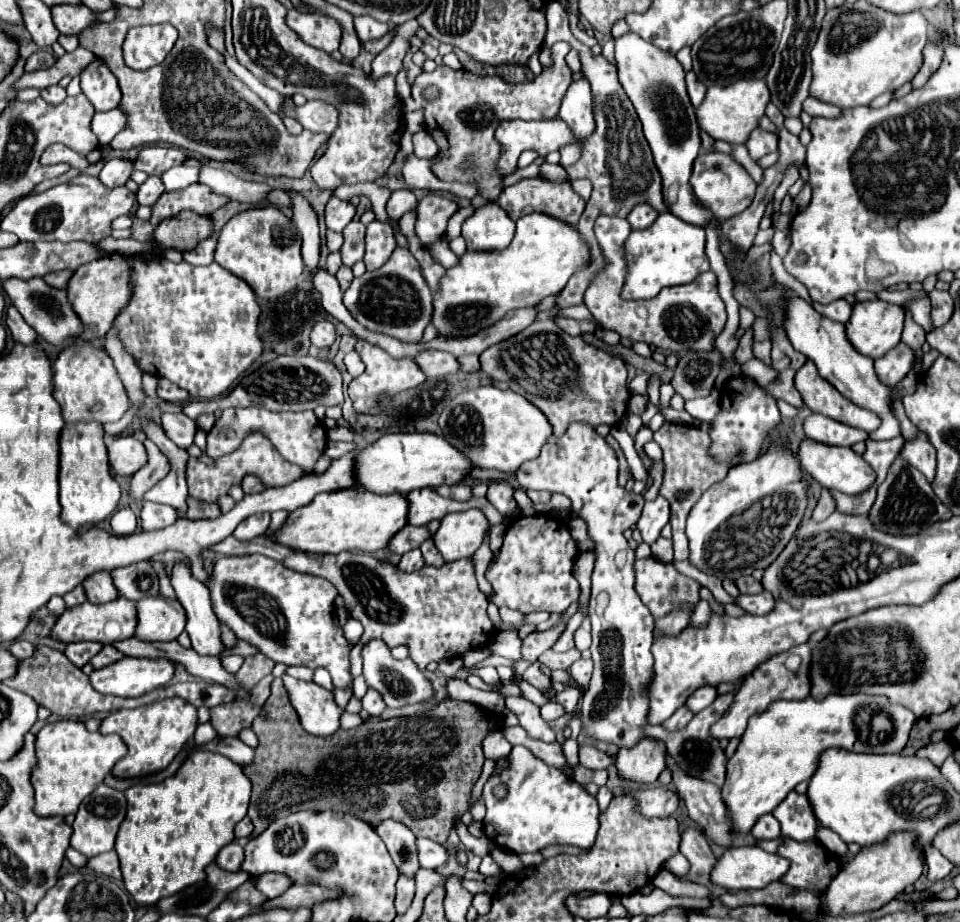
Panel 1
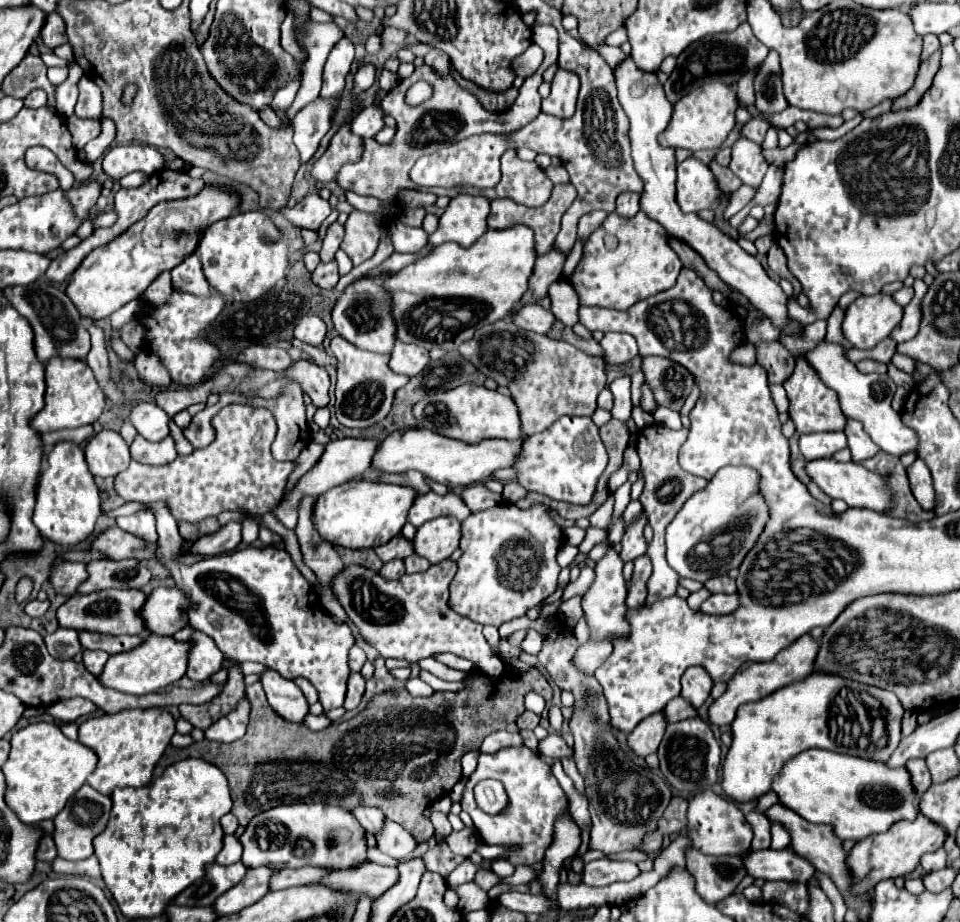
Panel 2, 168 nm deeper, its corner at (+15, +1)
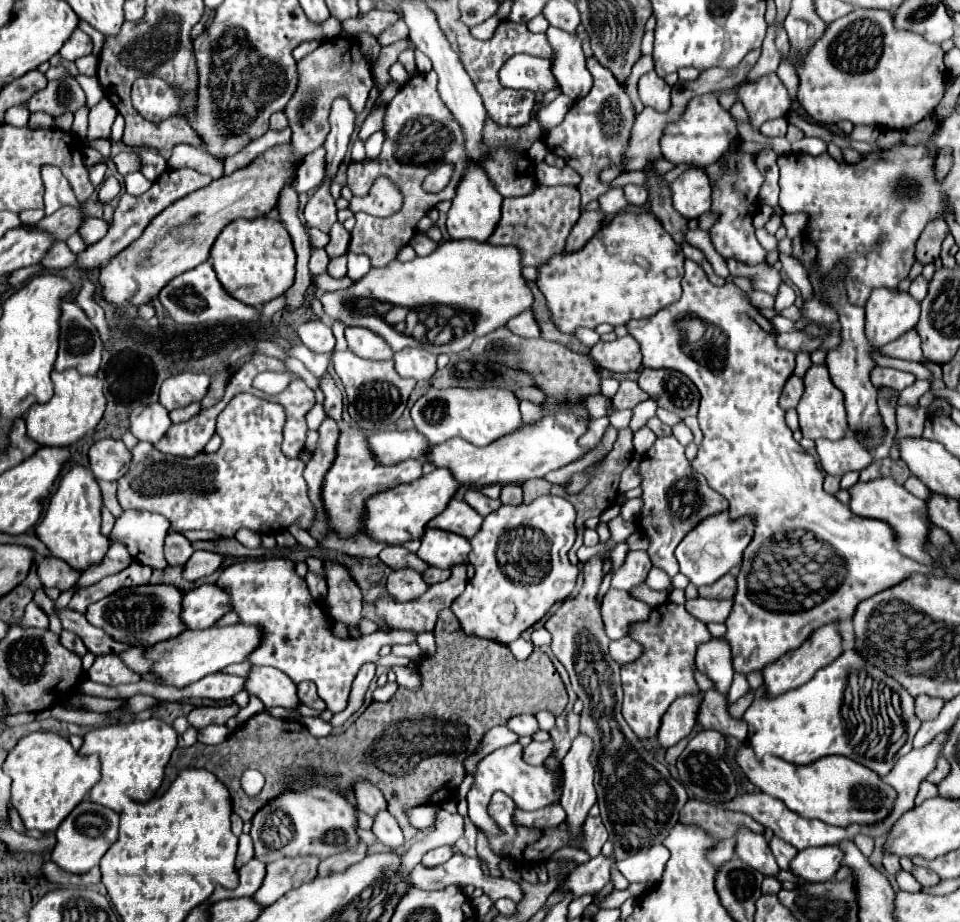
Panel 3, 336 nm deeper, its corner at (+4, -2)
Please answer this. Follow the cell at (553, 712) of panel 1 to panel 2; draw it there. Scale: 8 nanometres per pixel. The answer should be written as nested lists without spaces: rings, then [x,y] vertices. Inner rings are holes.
[[[525,710],[525,712],[517,718],[517,728],[519,728],[519,730],[533,730],[537,724],[539,724],[539,716],[533,714],[533,712],[529,712],[529,710]]]

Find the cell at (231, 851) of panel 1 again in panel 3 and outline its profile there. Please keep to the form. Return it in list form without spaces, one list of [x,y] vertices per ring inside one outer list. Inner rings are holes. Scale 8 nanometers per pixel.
[[[240,835],[240,843],[238,843],[238,857],[236,857],[236,869],[240,869],[242,865],[246,865],[252,857],[254,857],[252,839],[250,839],[248,835]]]

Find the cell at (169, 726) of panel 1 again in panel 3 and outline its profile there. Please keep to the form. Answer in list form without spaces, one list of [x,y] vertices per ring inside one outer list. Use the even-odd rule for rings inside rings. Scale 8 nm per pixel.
[[[150,717],[150,719],[136,719],[132,723],[116,723],[116,725],[106,725],[106,727],[98,727],[98,729],[92,729],[84,735],[84,745],[80,749],[82,755],[100,755],[100,763],[102,763],[102,779],[92,787],[90,791],[90,797],[92,801],[104,805],[104,807],[110,807],[114,811],[122,811],[122,805],[124,805],[124,799],[134,799],[134,801],[148,801],[154,797],[154,793],[158,791],[158,787],[162,785],[162,779],[164,779],[164,767],[166,763],[170,761],[170,755],[172,751],[176,749],[178,745],[178,733],[174,731],[174,727],[158,717]]]

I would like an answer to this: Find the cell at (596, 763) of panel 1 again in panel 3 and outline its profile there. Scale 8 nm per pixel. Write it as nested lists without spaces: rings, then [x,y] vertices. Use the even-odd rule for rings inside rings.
[[[532,741],[528,747],[524,747],[524,761],[528,759],[530,765],[542,765],[552,753],[554,753],[554,741],[546,743]]]

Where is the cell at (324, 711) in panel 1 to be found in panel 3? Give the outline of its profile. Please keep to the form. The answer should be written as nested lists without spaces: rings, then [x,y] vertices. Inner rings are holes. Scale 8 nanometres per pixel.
[[[252,667],[246,689],[248,693],[260,697],[266,707],[278,705],[288,711],[296,711],[300,707],[296,683],[286,677],[286,673],[272,667]]]

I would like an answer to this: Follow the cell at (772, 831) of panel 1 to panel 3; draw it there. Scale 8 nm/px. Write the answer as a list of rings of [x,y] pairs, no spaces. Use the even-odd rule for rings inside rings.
[[[776,835],[770,841],[770,849],[772,849],[772,855],[776,857],[778,867],[784,871],[788,869],[788,861],[792,861],[792,857],[798,853],[796,849],[792,849],[792,845],[788,845],[786,841],[780,841]]]

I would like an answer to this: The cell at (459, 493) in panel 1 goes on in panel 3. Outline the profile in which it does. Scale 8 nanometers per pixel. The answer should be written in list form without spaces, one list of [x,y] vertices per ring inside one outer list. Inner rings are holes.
[[[348,429],[342,431],[340,441],[338,441],[338,453],[332,469],[328,471],[328,477],[324,479],[322,487],[322,501],[324,507],[330,515],[330,527],[338,535],[358,535],[360,533],[360,515],[364,511],[364,501],[378,491],[392,489],[400,483],[412,483],[422,477],[422,461],[418,459],[406,459],[398,465],[382,467],[374,463],[374,457],[368,449],[366,435],[358,429]]]

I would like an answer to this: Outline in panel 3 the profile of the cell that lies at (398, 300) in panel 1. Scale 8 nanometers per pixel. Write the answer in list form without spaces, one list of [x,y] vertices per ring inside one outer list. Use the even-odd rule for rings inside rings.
[[[346,327],[348,349],[362,359],[392,359],[392,347],[374,331],[366,327]]]

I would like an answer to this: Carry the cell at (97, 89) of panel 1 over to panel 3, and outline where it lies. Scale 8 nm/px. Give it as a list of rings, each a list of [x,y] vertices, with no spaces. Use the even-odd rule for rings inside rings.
[[[102,97],[100,103],[96,107],[90,109],[90,121],[88,121],[88,139],[96,139],[96,137],[110,137],[110,127],[116,119],[118,111],[114,109],[114,105]]]

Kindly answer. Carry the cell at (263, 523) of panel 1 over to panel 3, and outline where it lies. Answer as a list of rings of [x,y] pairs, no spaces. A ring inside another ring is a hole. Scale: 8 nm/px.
[[[194,551],[194,555],[184,565],[184,577],[188,581],[196,581],[204,575],[210,575],[210,573],[218,571],[218,567],[222,567],[222,561],[224,561],[224,555],[220,555],[220,553]]]

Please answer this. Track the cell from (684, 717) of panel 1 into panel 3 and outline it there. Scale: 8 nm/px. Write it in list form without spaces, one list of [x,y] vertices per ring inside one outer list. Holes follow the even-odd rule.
[[[716,691],[704,693],[704,699],[702,699],[700,711],[698,711],[698,725],[702,725],[702,729],[714,729],[714,731],[732,735],[740,743],[744,743],[744,739],[746,739],[744,721],[736,721],[730,717],[726,697],[720,697],[720,693],[716,693]]]

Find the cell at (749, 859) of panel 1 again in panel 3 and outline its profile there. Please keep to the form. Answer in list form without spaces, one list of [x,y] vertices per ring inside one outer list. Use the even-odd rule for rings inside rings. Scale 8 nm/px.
[[[826,845],[820,849],[802,849],[790,861],[790,871],[806,883],[820,883],[834,877],[834,873],[840,869],[840,861],[842,853],[834,845]]]

